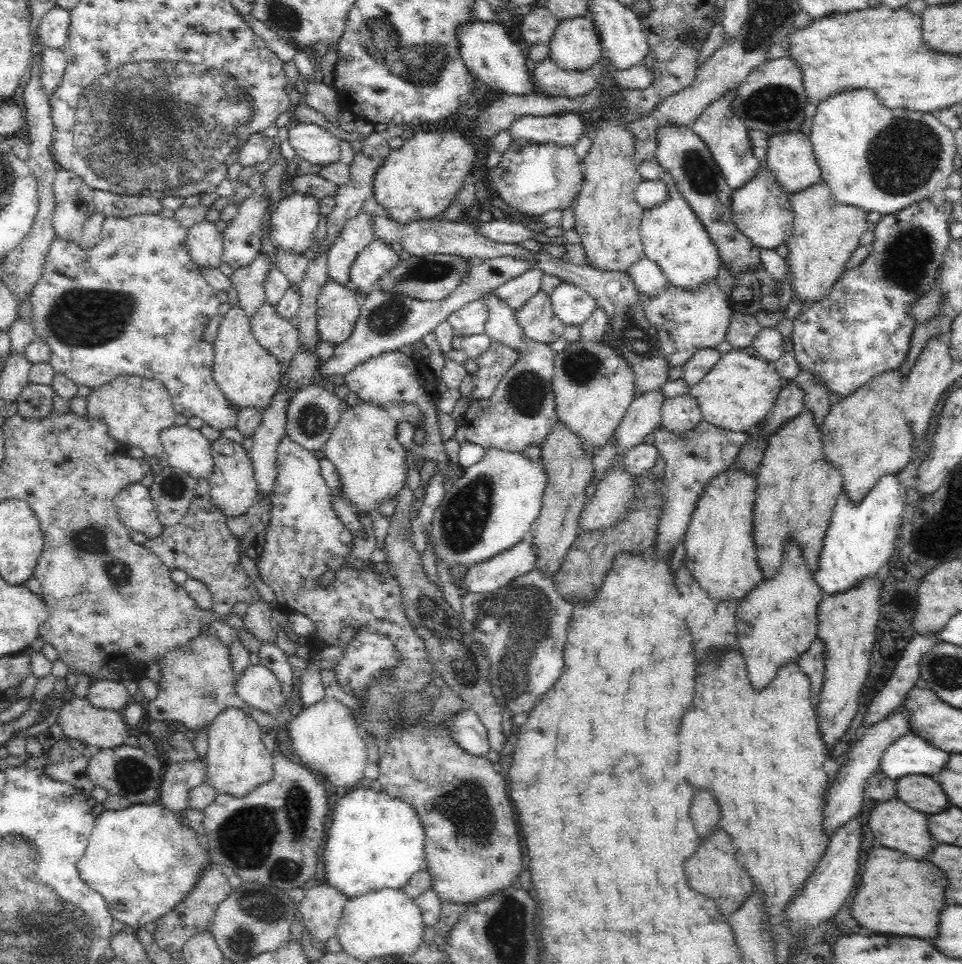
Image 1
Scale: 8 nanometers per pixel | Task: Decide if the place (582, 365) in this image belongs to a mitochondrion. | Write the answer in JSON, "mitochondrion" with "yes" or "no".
{"mitochondrion":"yes"}

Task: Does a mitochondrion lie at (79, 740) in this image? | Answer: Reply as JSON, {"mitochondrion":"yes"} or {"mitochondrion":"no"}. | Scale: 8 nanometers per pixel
{"mitochondrion":"no"}

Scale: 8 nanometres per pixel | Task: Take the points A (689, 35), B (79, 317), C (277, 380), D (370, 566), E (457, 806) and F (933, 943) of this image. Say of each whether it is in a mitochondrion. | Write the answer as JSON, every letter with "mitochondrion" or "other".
{"A":"mitochondrion","B":"mitochondrion","C":"other","D":"other","E":"mitochondrion","F":"other"}

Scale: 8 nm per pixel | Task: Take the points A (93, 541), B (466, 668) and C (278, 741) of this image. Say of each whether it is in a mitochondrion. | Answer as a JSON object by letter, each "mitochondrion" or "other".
{"A":"mitochondrion","B":"mitochondrion","C":"other"}

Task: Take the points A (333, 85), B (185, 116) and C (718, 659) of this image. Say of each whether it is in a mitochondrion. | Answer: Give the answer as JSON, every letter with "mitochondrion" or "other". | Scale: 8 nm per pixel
{"A":"other","B":"mitochondrion","C":"mitochondrion"}

